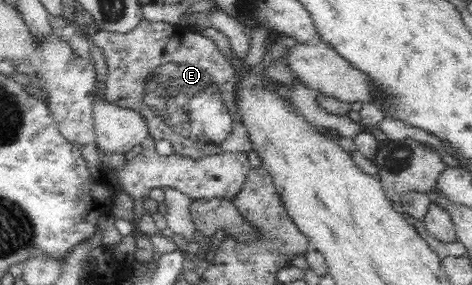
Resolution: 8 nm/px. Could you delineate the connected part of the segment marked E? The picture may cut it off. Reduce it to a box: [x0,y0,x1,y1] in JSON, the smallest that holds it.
[89,18,252,159]

